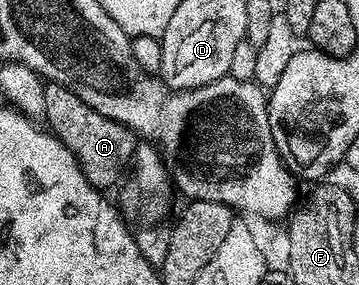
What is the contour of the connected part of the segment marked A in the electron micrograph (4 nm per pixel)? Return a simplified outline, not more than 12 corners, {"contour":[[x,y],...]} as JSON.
{"contour":[[48,82],[43,121],[107,191],[133,161],[137,135]]}

